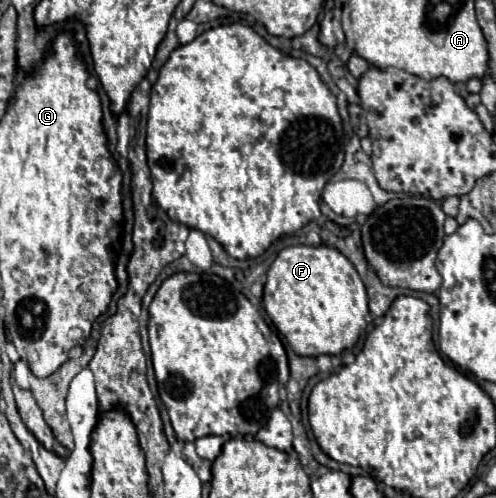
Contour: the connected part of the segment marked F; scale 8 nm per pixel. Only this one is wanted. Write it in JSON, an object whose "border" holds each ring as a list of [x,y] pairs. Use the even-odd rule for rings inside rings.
{"border":[[[289,246],[283,248],[273,260],[263,294],[263,306],[275,324],[275,328],[287,338],[291,348],[299,356],[319,356],[319,354],[341,354],[347,348],[353,348],[359,334],[367,328],[367,292],[357,276],[357,270],[349,262],[349,258],[331,246]]]}

